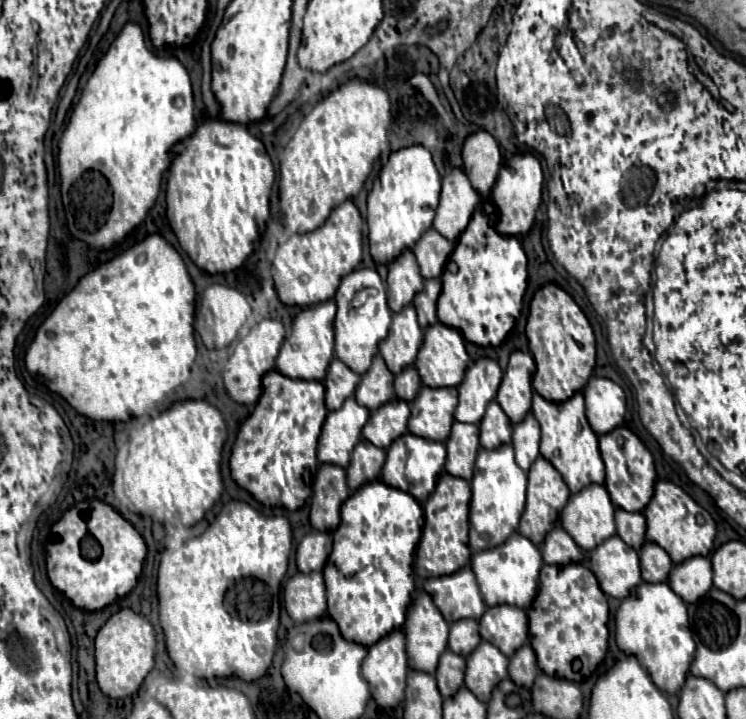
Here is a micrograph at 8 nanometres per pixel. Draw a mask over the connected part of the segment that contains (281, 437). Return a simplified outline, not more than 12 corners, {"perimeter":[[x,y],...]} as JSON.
{"perimeter":[[279,371],[241,425],[231,475],[265,507],[311,497],[325,387]]}

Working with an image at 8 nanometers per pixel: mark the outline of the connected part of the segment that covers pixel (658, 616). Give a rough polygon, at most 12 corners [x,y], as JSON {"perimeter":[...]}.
{"perimeter":[[667,583],[623,599],[615,641],[663,693],[695,655],[683,599]]}

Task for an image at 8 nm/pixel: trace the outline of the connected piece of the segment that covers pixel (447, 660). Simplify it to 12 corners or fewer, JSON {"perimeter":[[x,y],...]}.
{"perimeter":[[449,649],[439,659],[435,679],[443,697],[459,691],[465,659]]}

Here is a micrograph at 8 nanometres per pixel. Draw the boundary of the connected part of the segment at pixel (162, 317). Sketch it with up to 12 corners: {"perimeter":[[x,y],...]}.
{"perimeter":[[159,235],[79,279],[25,365],[93,421],[189,379],[195,287]]}

